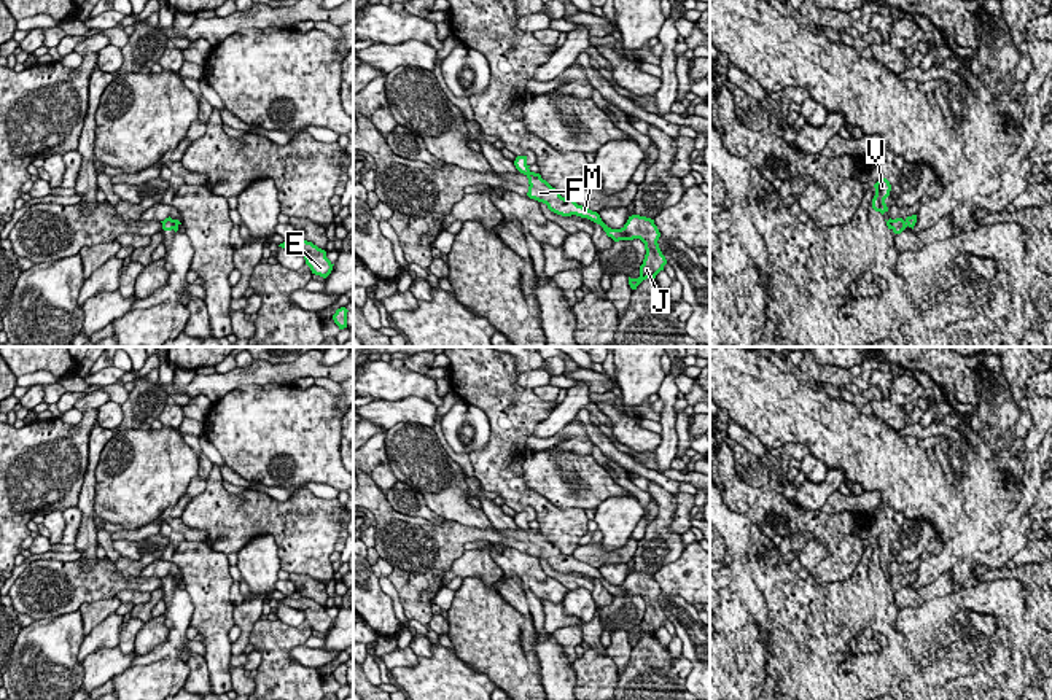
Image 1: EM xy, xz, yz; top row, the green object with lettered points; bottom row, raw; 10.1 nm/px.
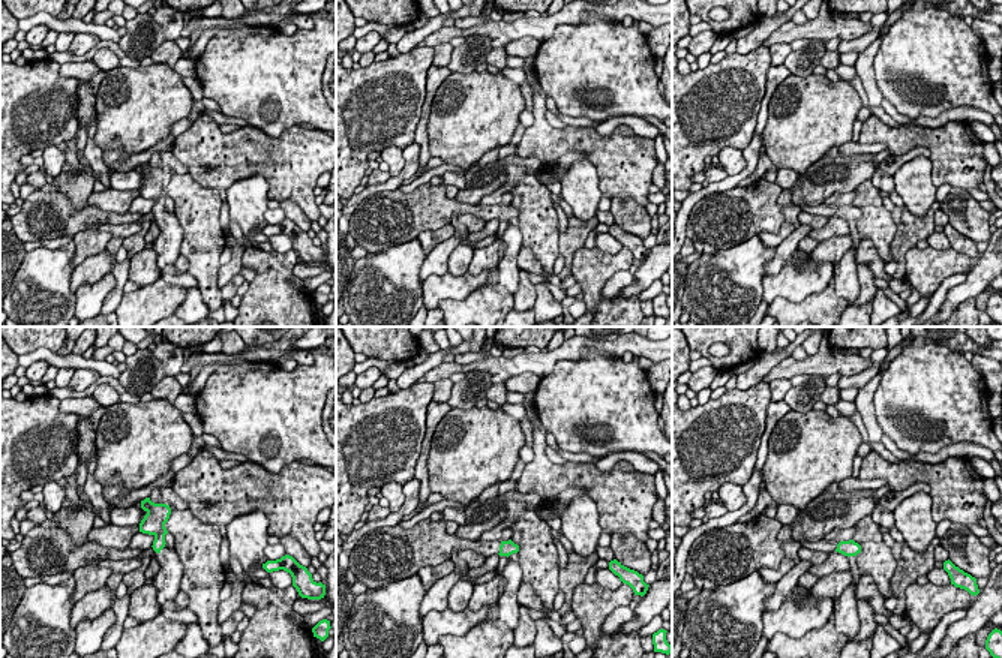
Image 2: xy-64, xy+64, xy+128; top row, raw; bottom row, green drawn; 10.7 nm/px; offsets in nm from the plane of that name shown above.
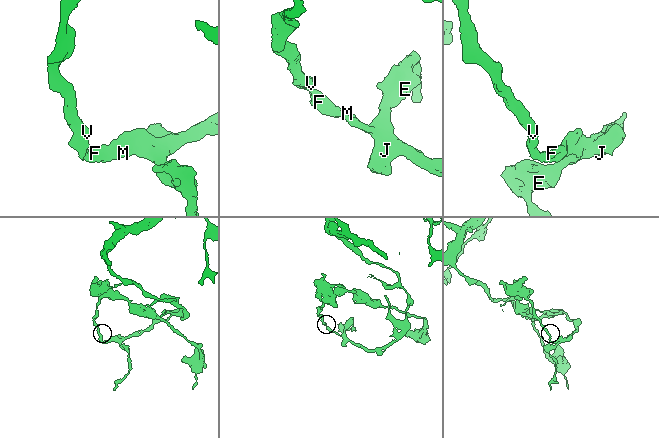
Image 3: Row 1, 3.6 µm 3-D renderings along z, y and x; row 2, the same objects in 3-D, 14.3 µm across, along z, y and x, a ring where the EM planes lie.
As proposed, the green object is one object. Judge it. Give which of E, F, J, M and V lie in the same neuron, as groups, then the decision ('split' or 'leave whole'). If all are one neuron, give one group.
E F J M / V; split

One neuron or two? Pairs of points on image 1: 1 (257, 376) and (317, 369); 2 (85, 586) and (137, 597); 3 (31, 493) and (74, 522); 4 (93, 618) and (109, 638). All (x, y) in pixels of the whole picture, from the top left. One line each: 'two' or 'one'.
1: one
2: two
3: two
4: two

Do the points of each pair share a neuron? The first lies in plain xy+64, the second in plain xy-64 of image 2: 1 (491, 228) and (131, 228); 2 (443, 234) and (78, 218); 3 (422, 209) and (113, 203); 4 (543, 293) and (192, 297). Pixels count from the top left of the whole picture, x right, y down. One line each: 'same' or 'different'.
1: different
2: different
3: different
4: different

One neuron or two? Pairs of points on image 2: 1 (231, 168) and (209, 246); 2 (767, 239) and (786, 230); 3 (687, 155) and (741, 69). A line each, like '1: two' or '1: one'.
1: two
2: one
3: one

